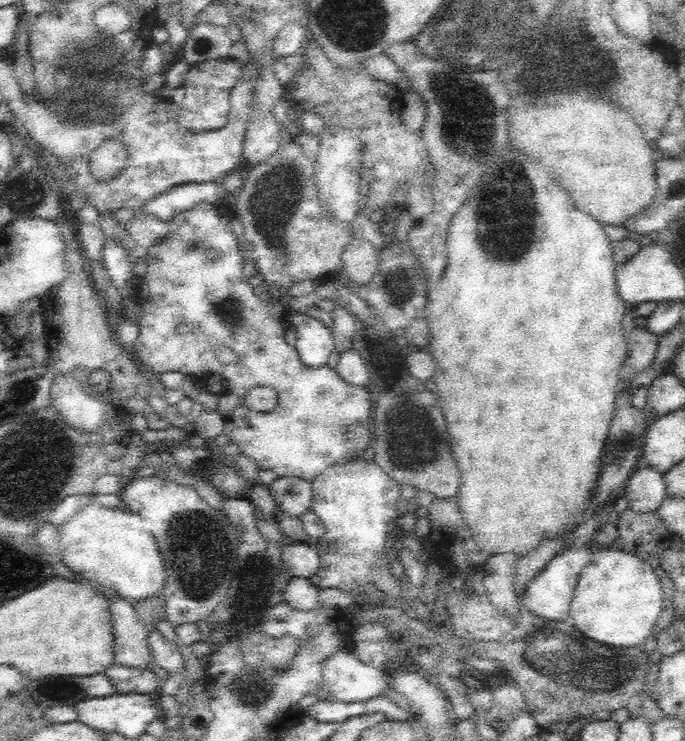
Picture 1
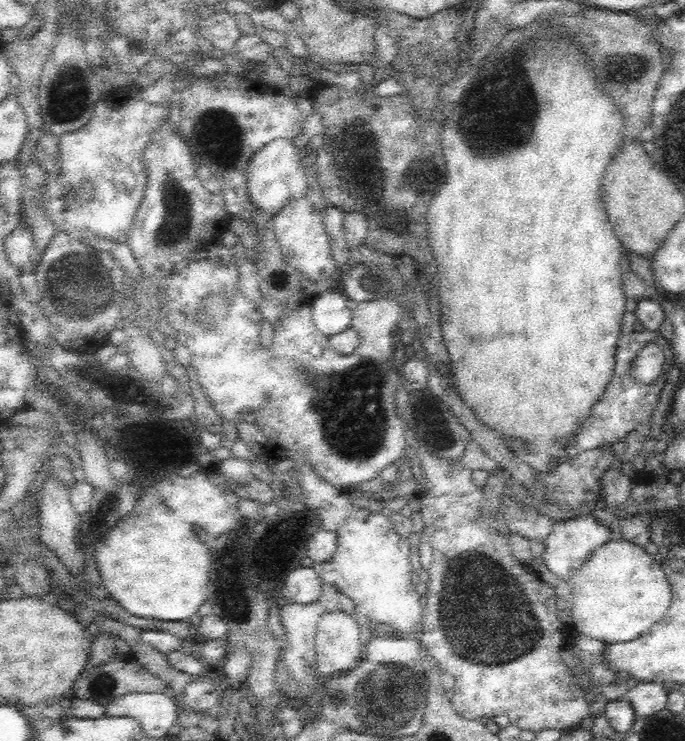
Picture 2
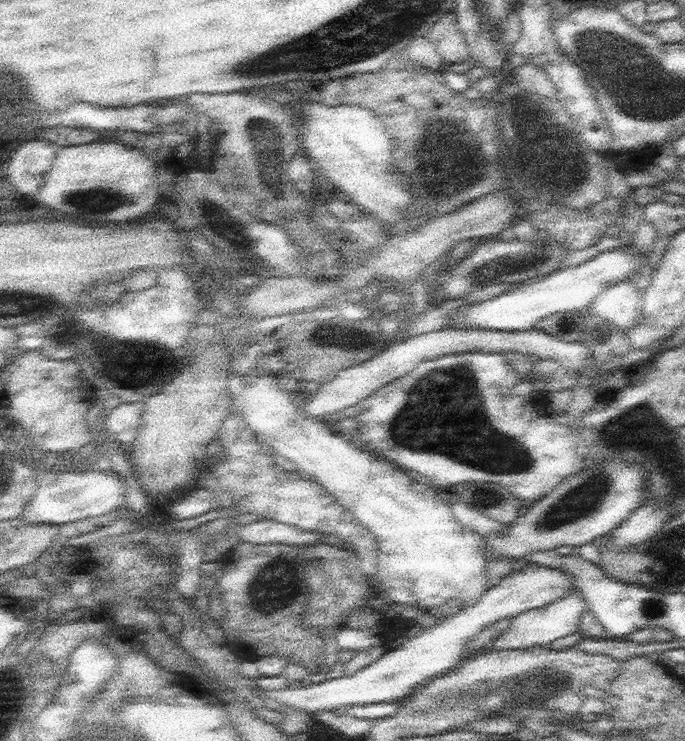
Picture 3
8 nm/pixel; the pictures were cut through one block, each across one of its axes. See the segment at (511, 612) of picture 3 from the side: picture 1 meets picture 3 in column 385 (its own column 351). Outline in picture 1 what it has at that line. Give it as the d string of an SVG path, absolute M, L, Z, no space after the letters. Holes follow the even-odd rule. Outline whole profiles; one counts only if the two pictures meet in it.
M353 653L332 654L324 662L322 676L330 699L340 702L364 702L382 696L391 688L389 670L377 670Z

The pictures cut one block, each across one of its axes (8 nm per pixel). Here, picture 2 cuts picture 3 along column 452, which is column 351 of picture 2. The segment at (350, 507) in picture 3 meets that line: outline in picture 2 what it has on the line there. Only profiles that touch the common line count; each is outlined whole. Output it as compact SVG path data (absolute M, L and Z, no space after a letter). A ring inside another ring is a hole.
M392 498L392 500L386 500L384 506L384 510L379 513L372 513L366 508L353 506L351 516L337 531L338 547L336 547L334 556L329 562L316 563L312 568L323 584L336 587L340 593L354 601L354 615L366 616L371 623L371 628L375 629L376 626L390 624L392 628L398 628L398 630L402 630L402 628L416 630L418 622L421 622L420 614L423 613L423 607L420 604L421 596L416 593L416 586L412 582L414 572L409 557L411 550L405 534L405 525L398 520L398 516L404 508L404 500Z

